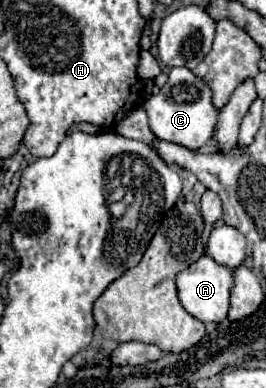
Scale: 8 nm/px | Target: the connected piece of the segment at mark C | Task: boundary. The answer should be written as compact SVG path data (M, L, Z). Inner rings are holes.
M172 68L168 74L168 82L160 88L160 92L144 102L150 130L160 140L174 142L190 150L198 150L212 138L212 130L218 118L218 112L212 106L210 96L212 92L206 86L206 82L196 78L188 68Z

